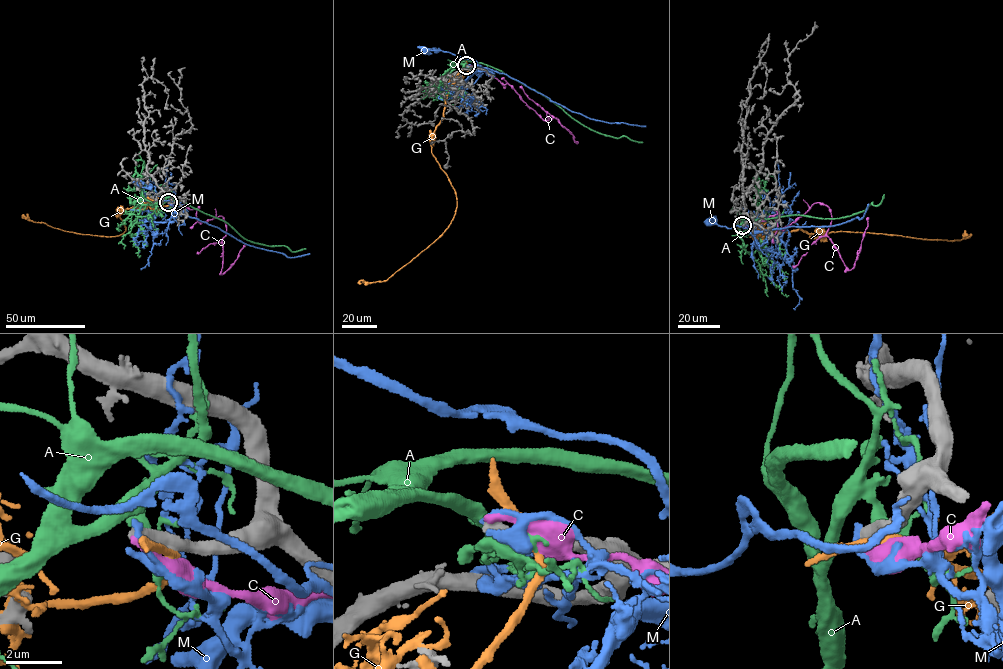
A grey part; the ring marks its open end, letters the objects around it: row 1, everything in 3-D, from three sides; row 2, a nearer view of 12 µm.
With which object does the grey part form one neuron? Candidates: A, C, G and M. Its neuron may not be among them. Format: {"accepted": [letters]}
{"accepted": []}

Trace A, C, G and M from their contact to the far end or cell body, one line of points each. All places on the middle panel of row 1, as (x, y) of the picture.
A: (467, 66), (461, 63), (474, 61), (496, 68), (539, 92), (585, 126), (602, 134), (642, 142)
C: (466, 65), (511, 85), (540, 117), (547, 120), (547, 112), (556, 118), (578, 142)
G: (469, 66), (447, 93), (443, 117), (431, 138), (431, 153), (456, 196), (451, 223), (386, 280), (361, 283)
M: (466, 65), (482, 69), (474, 60), (440, 50), (425, 50)

